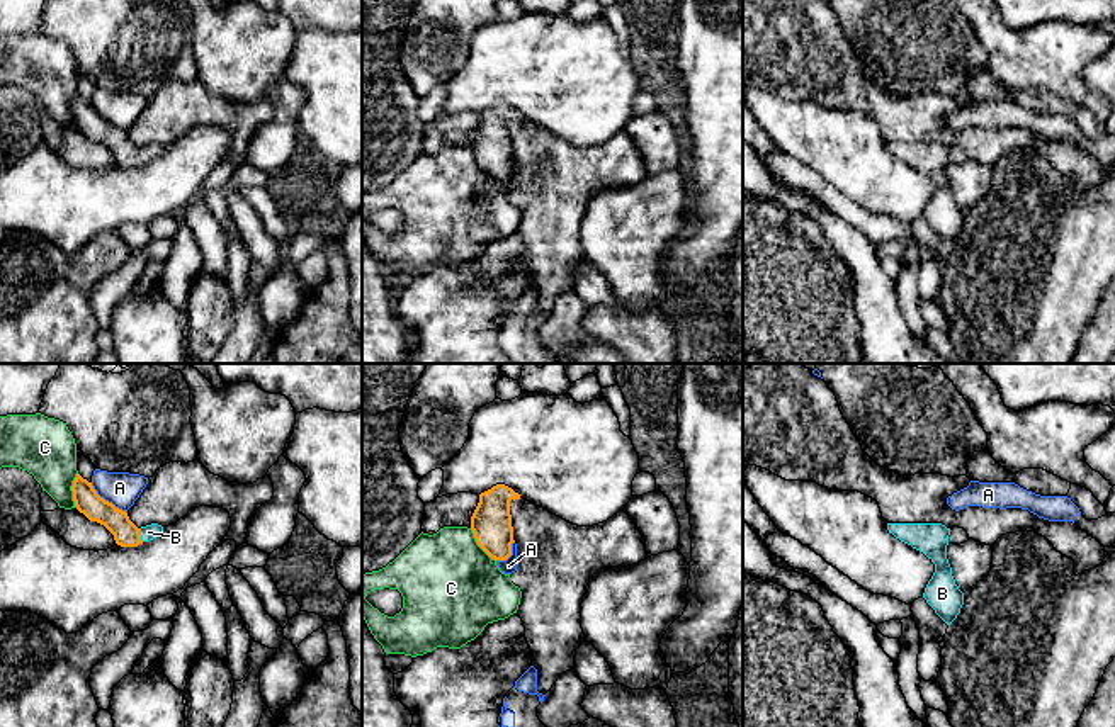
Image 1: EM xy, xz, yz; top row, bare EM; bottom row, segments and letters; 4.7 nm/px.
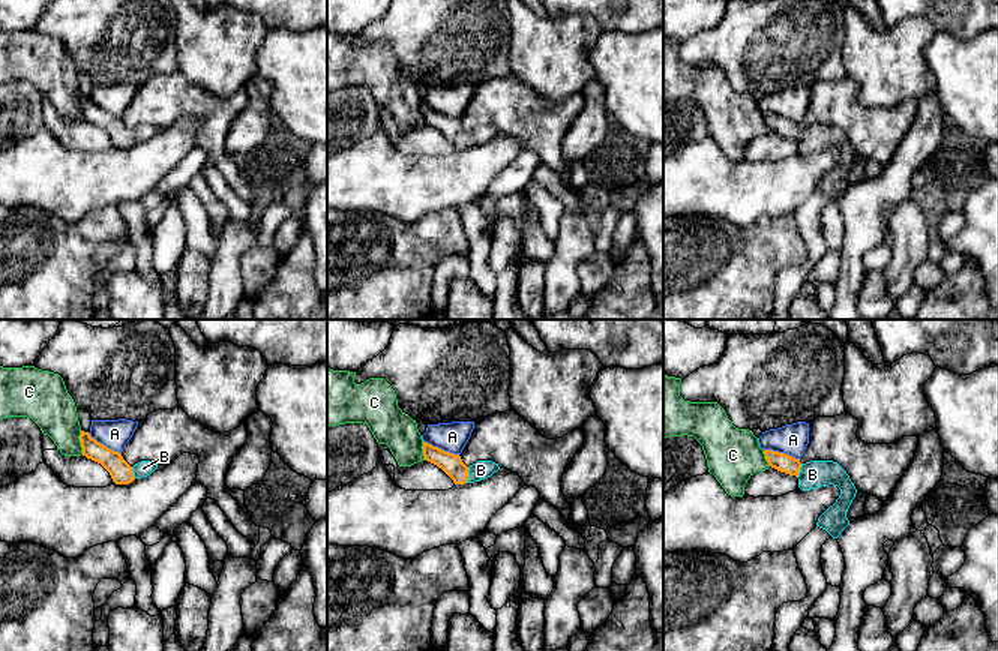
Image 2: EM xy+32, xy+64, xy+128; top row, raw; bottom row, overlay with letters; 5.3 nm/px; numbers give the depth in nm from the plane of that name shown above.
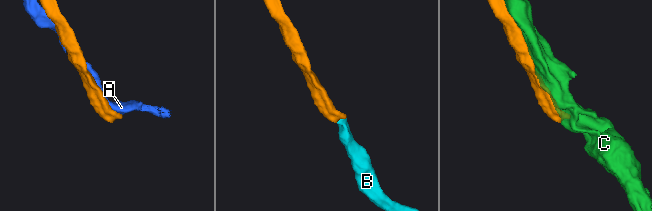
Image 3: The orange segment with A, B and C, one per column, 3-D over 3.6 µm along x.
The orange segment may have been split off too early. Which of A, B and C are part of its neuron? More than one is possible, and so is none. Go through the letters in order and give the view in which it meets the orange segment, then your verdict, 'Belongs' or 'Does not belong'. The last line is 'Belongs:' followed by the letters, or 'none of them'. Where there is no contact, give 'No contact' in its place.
A: Touches orange in xy. Does not belong
B: Touches orange in xy. Belongs
C: Touches orange in xy. Does not belong
Belongs: B

